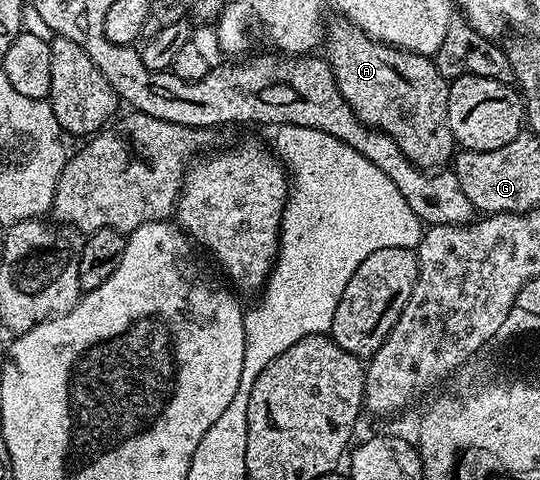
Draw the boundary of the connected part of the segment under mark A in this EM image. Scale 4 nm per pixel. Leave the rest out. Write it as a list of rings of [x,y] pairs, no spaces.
[[[344,16],[333,19],[323,35],[323,55],[335,73],[339,91],[356,116],[392,137],[405,158],[417,167],[444,166],[457,147],[447,117],[450,82],[439,73],[432,58],[371,39]]]

